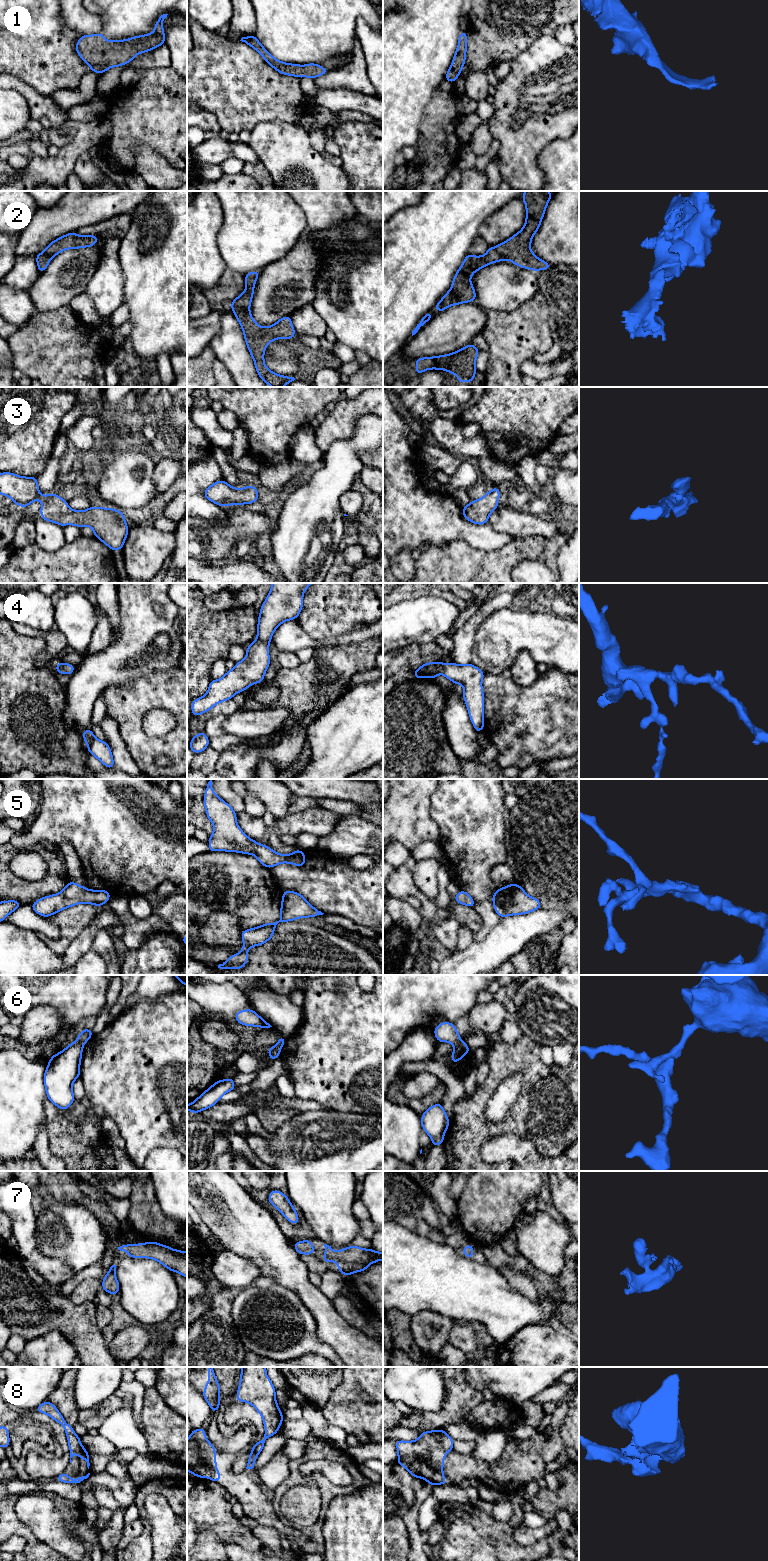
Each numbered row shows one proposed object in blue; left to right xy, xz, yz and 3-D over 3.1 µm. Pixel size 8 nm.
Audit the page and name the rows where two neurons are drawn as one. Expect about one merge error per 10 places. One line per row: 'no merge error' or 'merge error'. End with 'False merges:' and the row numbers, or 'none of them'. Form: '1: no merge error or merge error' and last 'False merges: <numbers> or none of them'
1: no merge error
2: no merge error
3: no merge error
4: no merge error
5: no merge error
6: merge error
7: no merge error
8: no merge error
False merges: 6

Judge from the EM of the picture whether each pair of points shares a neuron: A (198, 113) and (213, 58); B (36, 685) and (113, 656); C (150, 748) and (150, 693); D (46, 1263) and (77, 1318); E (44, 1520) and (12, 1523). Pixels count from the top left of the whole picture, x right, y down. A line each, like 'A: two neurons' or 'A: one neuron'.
A: two neurons
B: two neurons
C: one neuron
D: two neurons
E: two neurons

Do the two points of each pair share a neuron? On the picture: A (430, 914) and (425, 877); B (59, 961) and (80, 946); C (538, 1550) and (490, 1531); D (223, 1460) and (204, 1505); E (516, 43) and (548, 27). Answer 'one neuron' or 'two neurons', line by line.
A: two neurons
B: one neuron
C: one neuron
D: two neurons
E: one neuron

